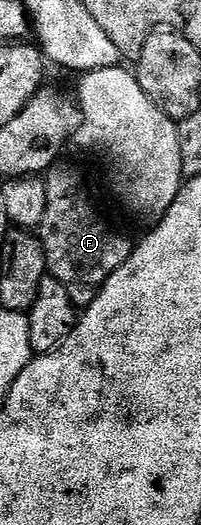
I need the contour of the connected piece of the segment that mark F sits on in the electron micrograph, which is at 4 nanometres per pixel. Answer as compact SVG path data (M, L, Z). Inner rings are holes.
M62 165L51 166L44 175L46 191L48 192L48 208L44 212L40 237L46 253L46 269L49 277L60 280L60 284L64 284L68 296L72 296L74 306L85 308L92 304L92 300L96 300L96 296L100 292L100 288L104 288L108 276L112 276L112 272L116 272L116 268L120 268L120 264L124 264L128 260L128 256L134 251L135 243L129 242L124 235L117 234L98 215L97 208L82 195L82 190L78 187L77 172Z

